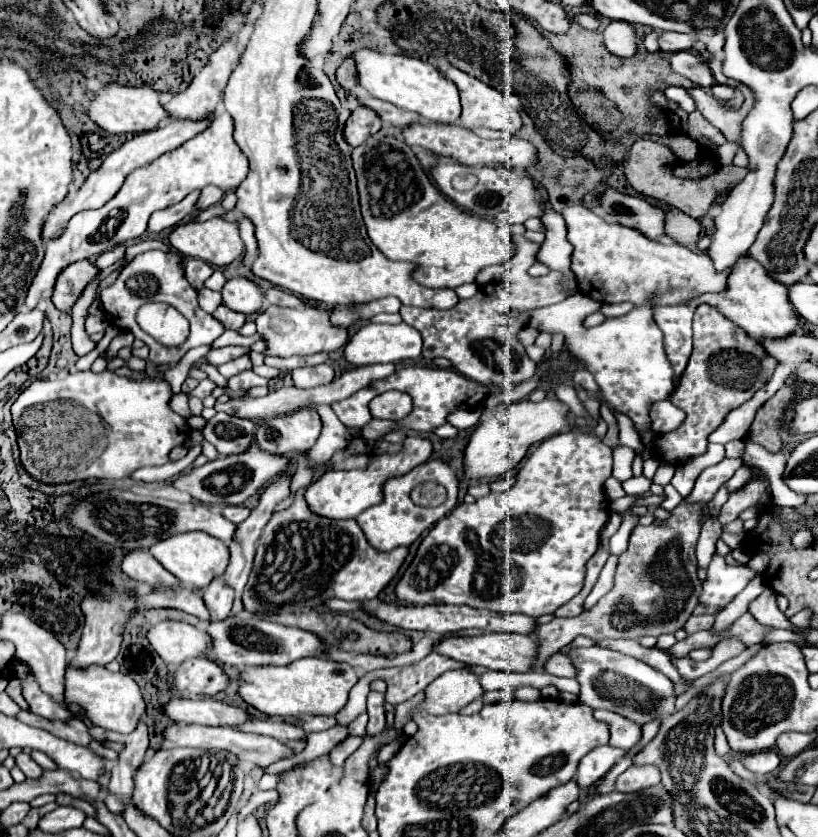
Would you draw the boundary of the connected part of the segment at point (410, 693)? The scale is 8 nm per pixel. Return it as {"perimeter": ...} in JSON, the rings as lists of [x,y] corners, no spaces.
{"perimeter":[[[431,652],[423,660],[409,664],[409,666],[391,666],[391,668],[375,670],[373,674],[367,674],[365,682],[373,680],[375,676],[383,678],[387,682],[385,700],[391,704],[401,704],[401,702],[413,698],[417,692],[421,692],[433,678],[439,676],[439,672],[460,668],[470,668],[470,665],[455,662],[437,652]]]}

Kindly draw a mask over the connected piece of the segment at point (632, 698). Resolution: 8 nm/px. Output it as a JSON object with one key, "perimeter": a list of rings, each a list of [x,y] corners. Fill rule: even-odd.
{"perimeter":[[[603,646],[575,648],[569,656],[573,658],[573,664],[577,664],[579,670],[579,702],[591,708],[611,710],[641,726],[675,712],[675,684],[665,674],[647,666],[645,662]]]}

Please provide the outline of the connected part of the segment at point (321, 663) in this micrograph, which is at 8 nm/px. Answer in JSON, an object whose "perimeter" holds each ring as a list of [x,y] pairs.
{"perimeter":[[[301,658],[289,666],[257,666],[245,668],[239,680],[241,698],[269,716],[301,718],[301,716],[335,716],[345,704],[357,676],[349,664],[325,658]]]}

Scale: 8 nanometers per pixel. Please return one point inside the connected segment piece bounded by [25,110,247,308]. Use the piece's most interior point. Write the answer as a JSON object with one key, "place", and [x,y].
{"place":[211,157]}

